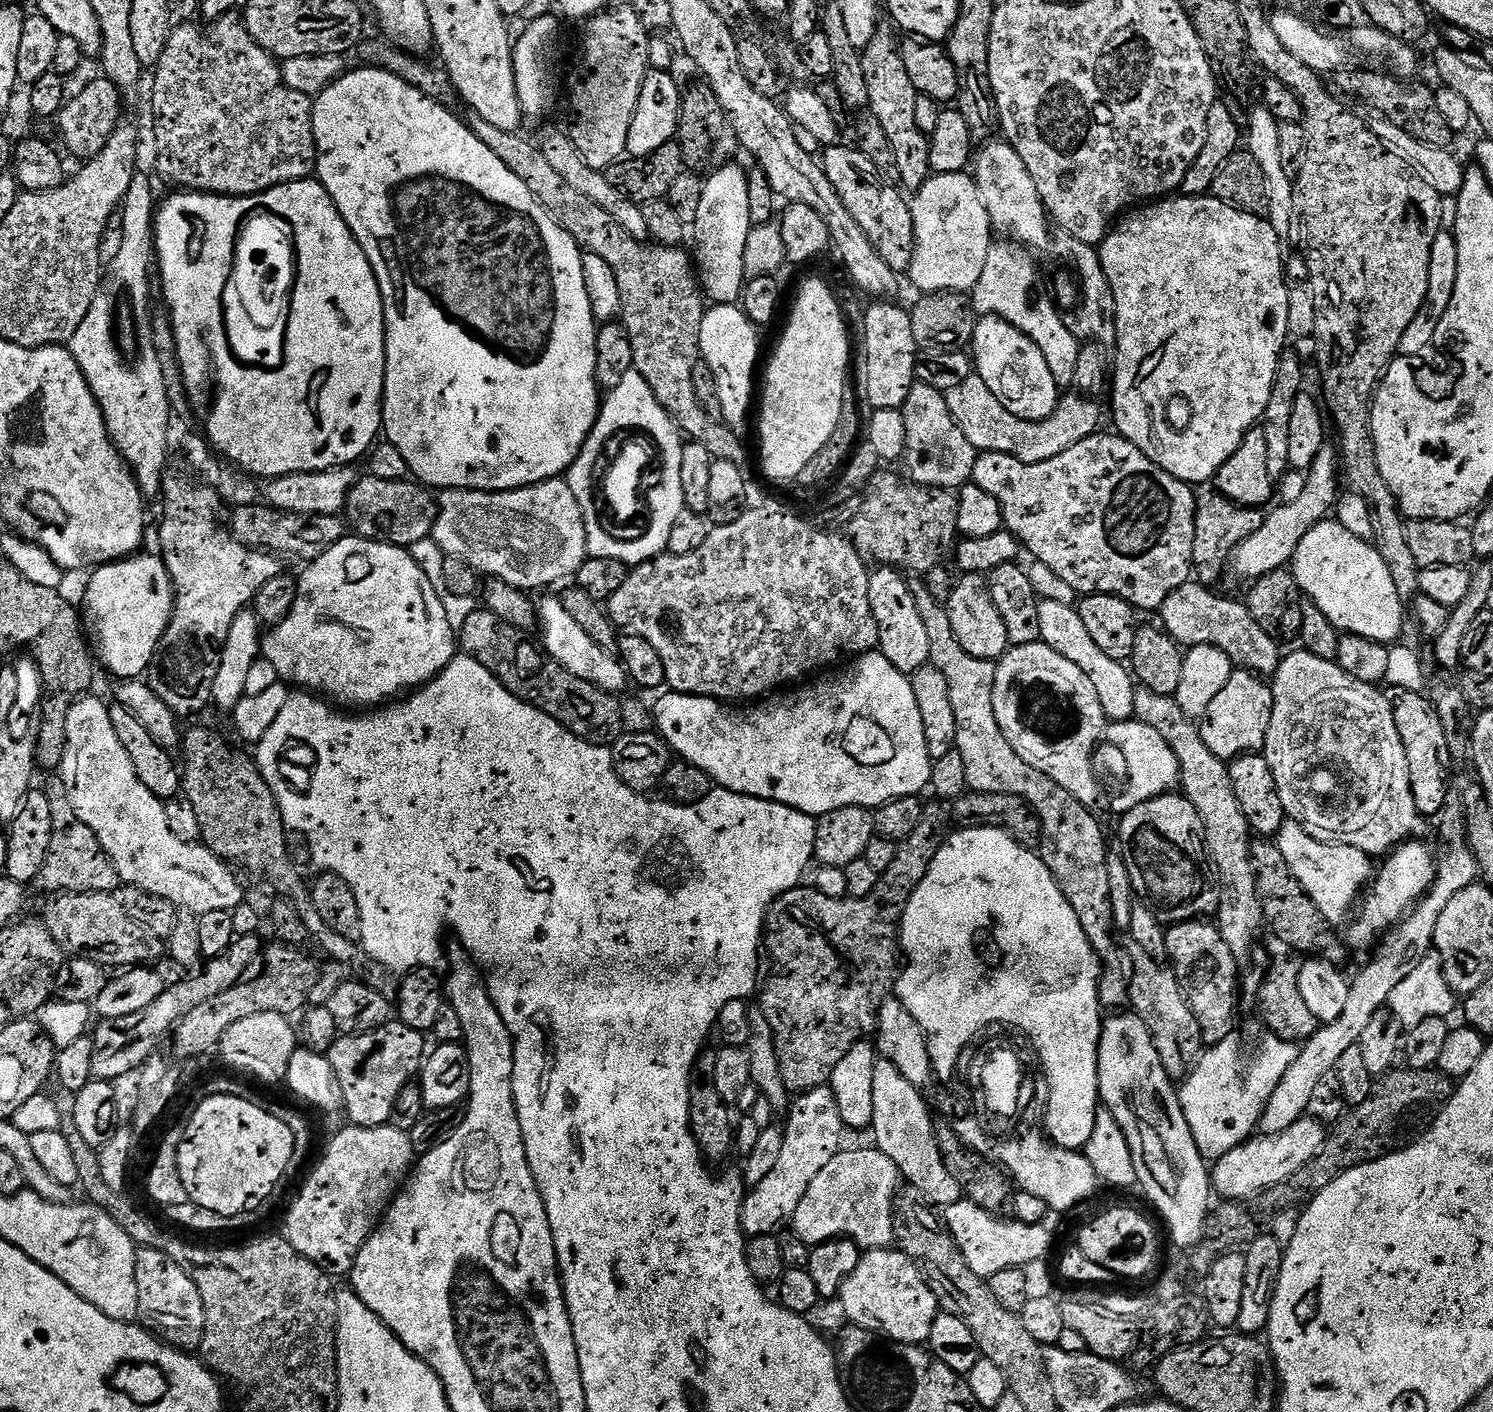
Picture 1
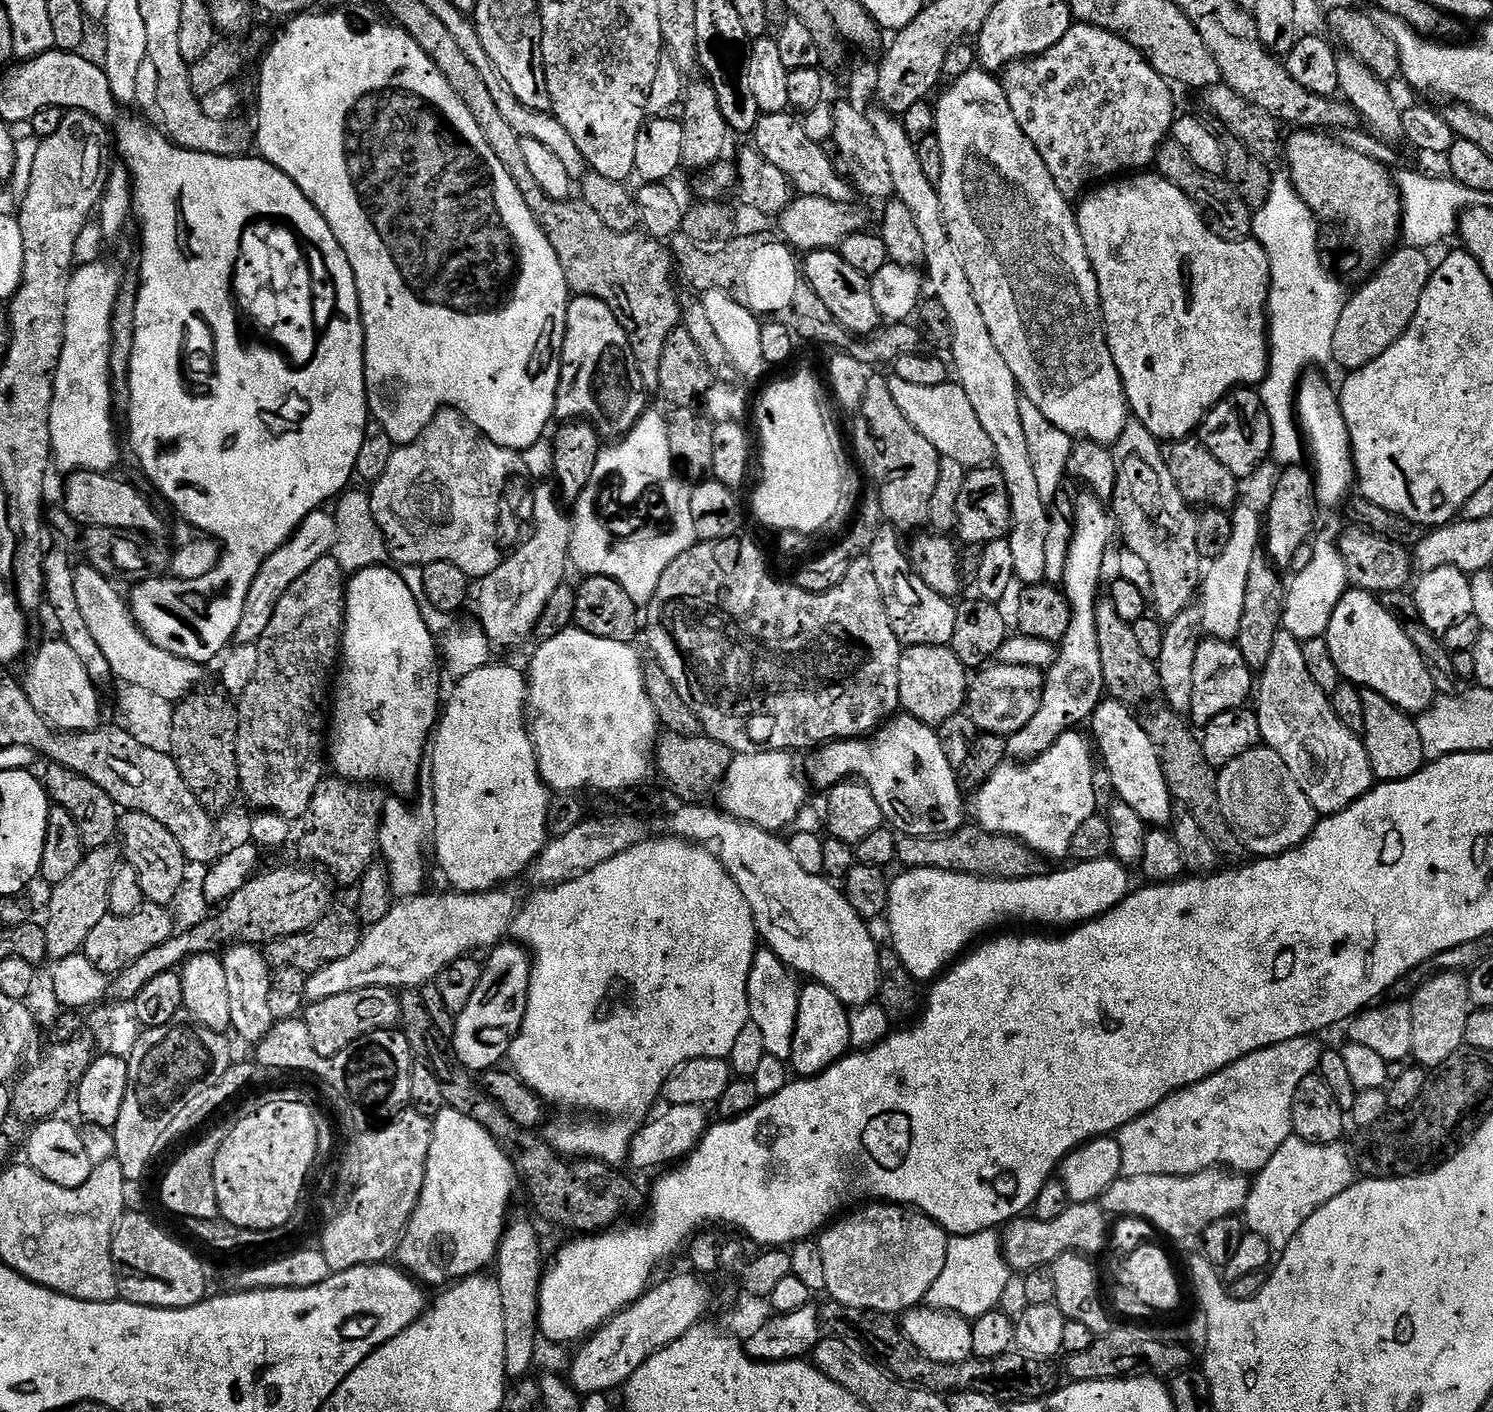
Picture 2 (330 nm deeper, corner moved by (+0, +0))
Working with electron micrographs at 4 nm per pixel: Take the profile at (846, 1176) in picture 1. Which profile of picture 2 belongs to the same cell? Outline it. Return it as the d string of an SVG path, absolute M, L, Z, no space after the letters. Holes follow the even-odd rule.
M872 1202L860 1207L868 1208L850 1213L845 1220L837 1219L829 1223L819 1233L818 1243L826 1266L827 1295L832 1295L835 1303L843 1304L846 1308L862 1308L877 1314L907 1313L915 1309L927 1297L934 1282L938 1282L946 1266L949 1233L935 1224L931 1217L914 1208L887 1202Z

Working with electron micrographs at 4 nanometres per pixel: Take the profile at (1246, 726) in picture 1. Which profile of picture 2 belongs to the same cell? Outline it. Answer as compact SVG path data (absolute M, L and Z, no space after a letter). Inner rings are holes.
M1204 638L1200 640L1198 654L1194 658L1194 694L1190 720L1193 725L1209 724L1226 710L1243 708L1249 703L1248 695L1254 692L1254 672L1242 658L1235 643L1227 640ZM1253 676L1253 680L1252 680ZM1196 723L1196 724L1195 724Z

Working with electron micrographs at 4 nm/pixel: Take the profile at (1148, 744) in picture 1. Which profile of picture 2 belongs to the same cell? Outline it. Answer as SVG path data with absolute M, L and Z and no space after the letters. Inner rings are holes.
M1063 732L1058 742L1027 762L999 764L994 774L975 789L976 801L970 804L971 811L972 808L976 811L975 823L988 832L1021 840L1037 857L1049 856L1052 860L1067 857L1080 823L1097 811L1093 789L1094 752L1078 733Z

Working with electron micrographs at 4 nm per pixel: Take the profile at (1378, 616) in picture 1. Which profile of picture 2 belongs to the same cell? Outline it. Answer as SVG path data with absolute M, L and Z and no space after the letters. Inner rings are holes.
M1353 587L1338 602L1330 618L1326 639L1341 677L1361 689L1382 694L1403 712L1419 714L1438 699L1425 656L1415 648L1396 616L1388 612L1379 595Z

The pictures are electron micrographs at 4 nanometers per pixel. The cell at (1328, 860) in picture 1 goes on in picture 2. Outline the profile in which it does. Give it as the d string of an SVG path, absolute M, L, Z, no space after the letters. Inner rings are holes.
M1261 746L1249 748L1246 754L1234 758L1224 768L1219 769L1215 785L1220 812L1228 824L1229 830L1237 836L1238 842L1244 850L1253 857L1263 858L1266 856L1281 856L1283 852L1289 852L1291 848L1297 848L1307 836L1315 830L1318 823L1316 807L1302 794L1298 782L1290 774L1286 762L1273 748Z

